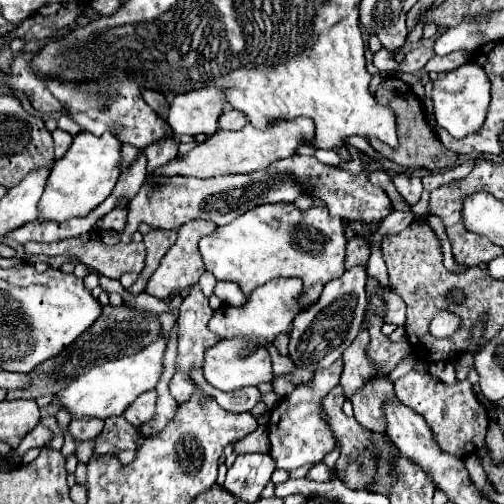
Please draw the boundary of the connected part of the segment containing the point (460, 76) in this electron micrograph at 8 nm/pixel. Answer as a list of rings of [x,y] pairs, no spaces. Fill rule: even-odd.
[[[469,59],[459,69],[439,73],[439,77],[433,81],[433,111],[439,127],[447,129],[455,139],[463,139],[465,135],[471,135],[479,131],[481,123],[485,121],[487,109],[491,101],[491,81],[485,73],[485,69]]]

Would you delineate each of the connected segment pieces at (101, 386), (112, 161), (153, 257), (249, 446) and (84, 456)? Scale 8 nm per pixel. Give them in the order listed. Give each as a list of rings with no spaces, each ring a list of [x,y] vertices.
[[[159,333],[159,337],[151,345],[139,349],[135,355],[95,365],[89,373],[77,377],[75,381],[71,381],[71,385],[67,385],[67,389],[63,389],[63,393],[59,393],[61,405],[67,407],[73,417],[107,419],[111,415],[121,415],[123,409],[127,409],[127,405],[131,405],[141,393],[155,389],[155,385],[159,383],[163,375],[165,349],[167,339],[163,333]]]
[[[85,131],[77,133],[69,151],[55,161],[55,167],[47,181],[47,189],[41,197],[39,219],[65,221],[75,215],[87,215],[91,209],[103,203],[111,195],[115,181],[121,173],[121,147],[123,143],[113,133],[105,133],[101,137],[93,137]]]
[[[153,229],[145,235],[143,243],[147,247],[147,259],[145,259],[145,269],[139,275],[139,281],[129,289],[131,293],[141,293],[145,289],[147,279],[151,277],[151,273],[159,267],[159,261],[163,259],[163,255],[169,251],[169,247],[175,243],[177,239],[177,231],[175,229]]]
[[[259,425],[253,433],[249,433],[245,439],[235,443],[235,453],[269,453],[269,435],[267,427]]]
[[[91,439],[91,441],[81,441],[79,445],[77,445],[77,459],[79,461],[83,461],[83,463],[87,463],[89,461],[89,457],[93,455],[93,449],[95,449],[95,439]]]

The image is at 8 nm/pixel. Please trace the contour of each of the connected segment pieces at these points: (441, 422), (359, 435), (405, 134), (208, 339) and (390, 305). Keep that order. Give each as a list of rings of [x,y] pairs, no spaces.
[[[409,371],[394,383],[394,389],[399,401],[427,419],[435,435],[435,441],[445,453],[467,457],[473,451],[485,447],[489,415],[487,409],[481,405],[481,401],[477,401],[477,395],[473,393],[473,385],[469,381],[461,381],[457,385],[445,385],[427,371]]]
[[[337,385],[323,401],[323,411],[327,415],[327,421],[333,429],[335,439],[341,445],[341,455],[337,459],[337,477],[349,487],[349,489],[371,489],[373,481],[375,481],[375,473],[377,473],[377,443],[373,441],[373,431],[367,431],[365,427],[361,427],[355,417],[347,417],[343,413],[343,389],[341,385]]]
[[[389,75],[389,77],[385,77],[385,81],[381,81],[375,95],[379,97],[379,101],[383,105],[389,105],[391,109],[395,109],[397,125],[399,125],[399,149],[387,149],[387,145],[379,145],[379,141],[371,141],[371,145],[377,153],[381,153],[383,157],[387,157],[387,159],[391,159],[399,165],[405,165],[405,167],[423,167],[423,169],[431,169],[431,171],[445,169],[445,167],[455,167],[457,153],[449,151],[437,139],[435,131],[429,127],[429,123],[425,119],[425,109],[423,109],[419,97],[413,93],[413,89],[407,83],[403,83],[395,75]]]
[[[199,285],[191,287],[183,305],[179,307],[179,353],[175,359],[175,369],[191,379],[193,369],[203,369],[205,351],[221,341],[219,335],[207,329],[207,321],[213,317],[207,297],[201,293]]]
[[[387,291],[383,293],[385,301],[387,301],[387,309],[385,309],[384,321],[386,323],[396,323],[404,325],[406,321],[406,305],[401,297],[395,297],[395,293]]]

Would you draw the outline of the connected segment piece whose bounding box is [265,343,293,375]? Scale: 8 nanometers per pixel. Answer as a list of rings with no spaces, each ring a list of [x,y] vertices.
[[[267,343],[265,347],[267,347],[267,351],[269,351],[269,355],[271,355],[273,363],[275,363],[275,367],[273,367],[275,375],[283,375],[283,373],[291,373],[293,371],[293,361],[289,357],[277,353],[277,349],[275,349],[273,343]]]

